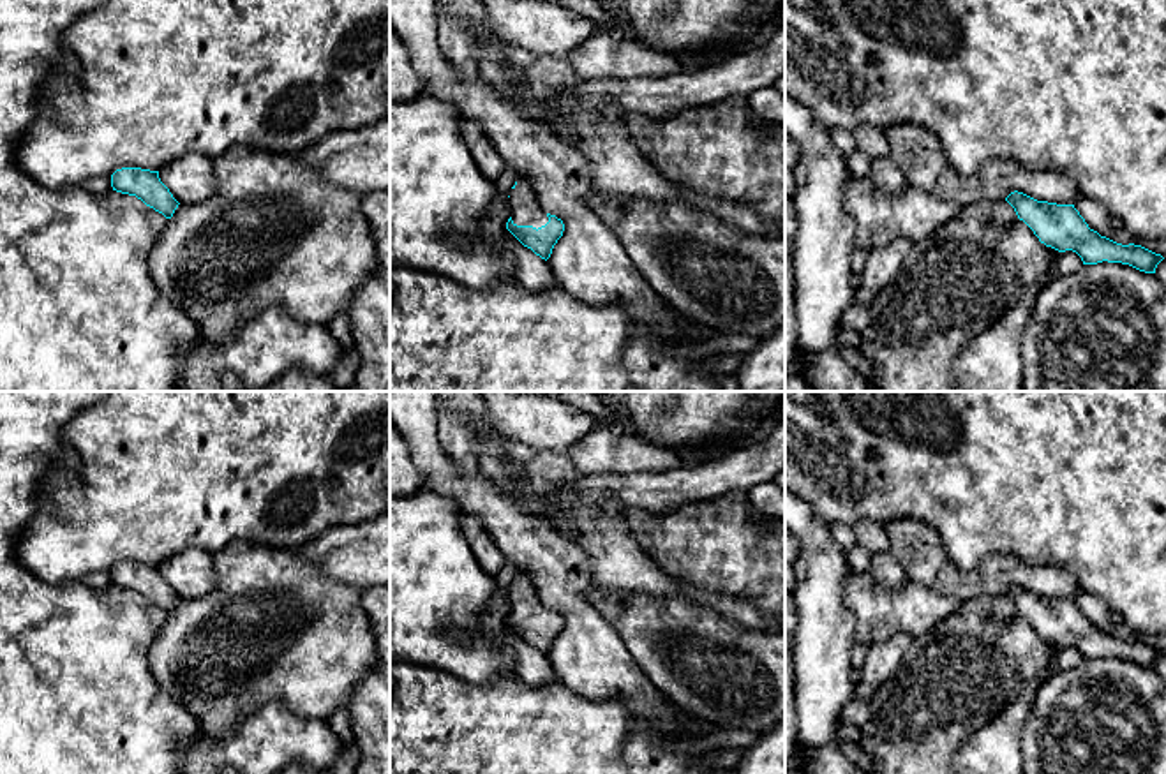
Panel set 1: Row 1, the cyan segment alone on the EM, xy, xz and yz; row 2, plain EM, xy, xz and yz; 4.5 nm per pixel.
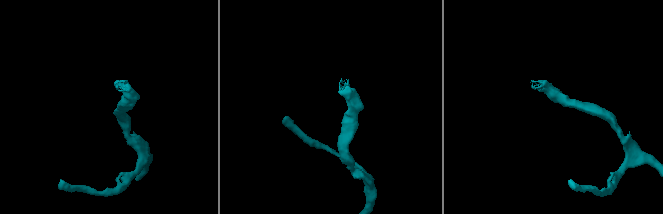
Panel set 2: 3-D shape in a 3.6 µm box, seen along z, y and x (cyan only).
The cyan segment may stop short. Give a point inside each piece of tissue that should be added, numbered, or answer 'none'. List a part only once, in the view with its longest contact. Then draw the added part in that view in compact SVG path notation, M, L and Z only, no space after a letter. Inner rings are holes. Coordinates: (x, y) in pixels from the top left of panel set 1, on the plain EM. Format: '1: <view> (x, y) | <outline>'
1: xz (526, 605) | M519 573L517 580L510 585L512 615L517 621L542 622L549 617L547 608L540 601L527 575Z

